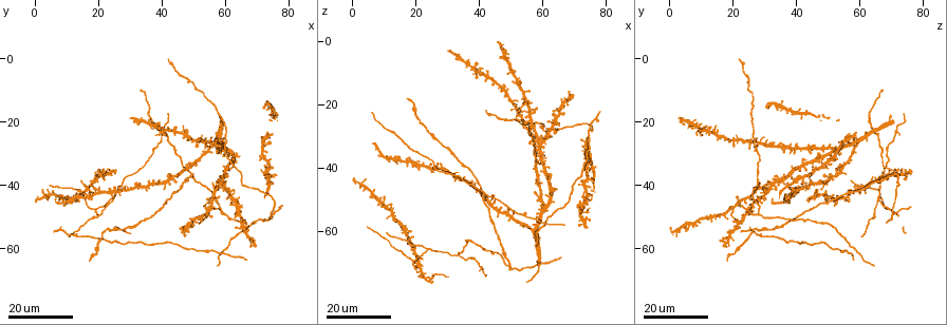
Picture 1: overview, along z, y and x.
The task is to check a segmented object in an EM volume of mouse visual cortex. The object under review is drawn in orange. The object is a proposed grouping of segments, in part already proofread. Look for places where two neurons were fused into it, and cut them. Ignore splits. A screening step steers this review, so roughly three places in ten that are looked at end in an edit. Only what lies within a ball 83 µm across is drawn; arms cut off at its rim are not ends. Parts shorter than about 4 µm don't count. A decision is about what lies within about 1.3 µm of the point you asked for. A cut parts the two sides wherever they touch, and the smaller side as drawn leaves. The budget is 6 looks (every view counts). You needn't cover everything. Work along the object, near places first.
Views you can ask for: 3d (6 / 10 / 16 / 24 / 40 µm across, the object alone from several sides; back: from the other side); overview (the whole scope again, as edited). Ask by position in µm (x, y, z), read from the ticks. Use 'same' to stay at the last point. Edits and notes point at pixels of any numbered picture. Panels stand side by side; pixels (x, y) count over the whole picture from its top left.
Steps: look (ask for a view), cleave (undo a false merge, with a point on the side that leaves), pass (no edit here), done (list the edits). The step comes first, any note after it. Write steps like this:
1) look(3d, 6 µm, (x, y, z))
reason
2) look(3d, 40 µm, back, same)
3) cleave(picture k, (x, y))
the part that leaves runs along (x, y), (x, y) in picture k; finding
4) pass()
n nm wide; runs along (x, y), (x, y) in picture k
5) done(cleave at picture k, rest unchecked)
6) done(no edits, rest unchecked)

look(3d, 24 µm, (74.0, 49.5, 28.0))
three-way junction

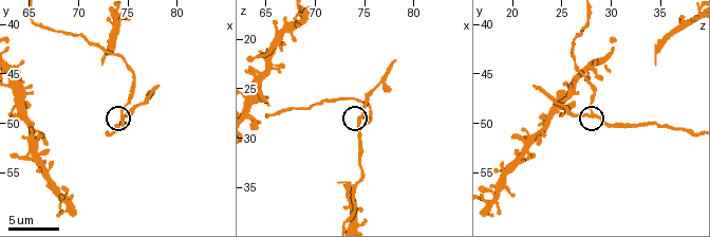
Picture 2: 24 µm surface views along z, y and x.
look(3d, 6 µm, (74.4, 49.4, 28.2))
zoom in

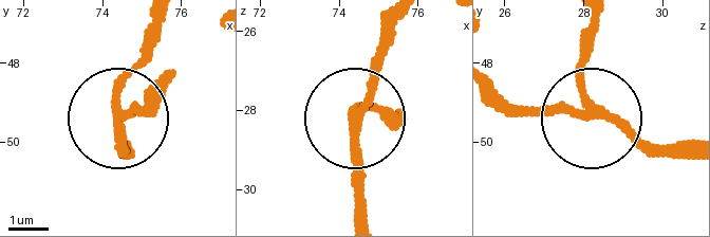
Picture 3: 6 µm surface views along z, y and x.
look(3d, 6 µm, back, (74.35, 49.25, 28.30))

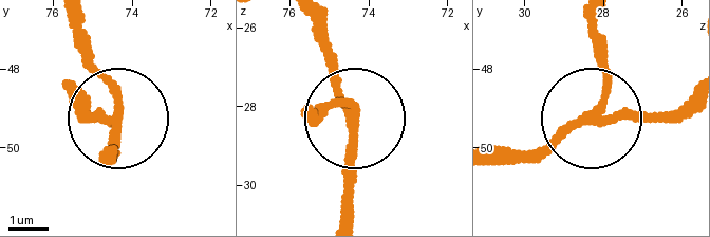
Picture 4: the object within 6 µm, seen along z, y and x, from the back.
pass()
3 arms; runs along (312, 111), (352, 111), (329, 20) in picture 4; all the same neuron

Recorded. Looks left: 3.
look(3d, 24 µm, (59.5, 60.5, 58.0))

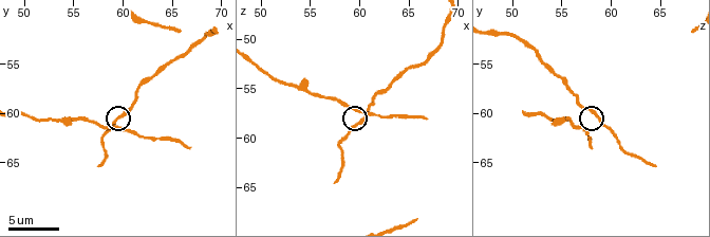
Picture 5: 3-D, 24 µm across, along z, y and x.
look(3d, 6 µm, (59.8, 60.2, 58.6))

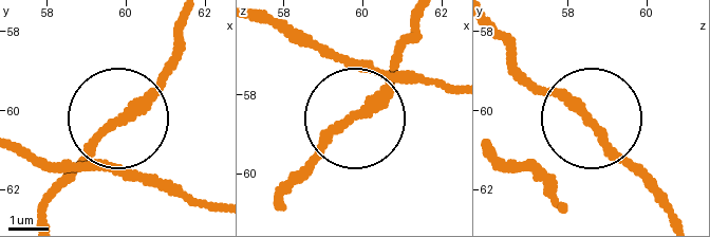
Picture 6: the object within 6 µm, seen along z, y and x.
pass()
3 arms; runs along (419, 23), (378, 93), (281, 192) in picture 6; all the same neuron

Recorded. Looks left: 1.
done(no edits, rest unchecked)

